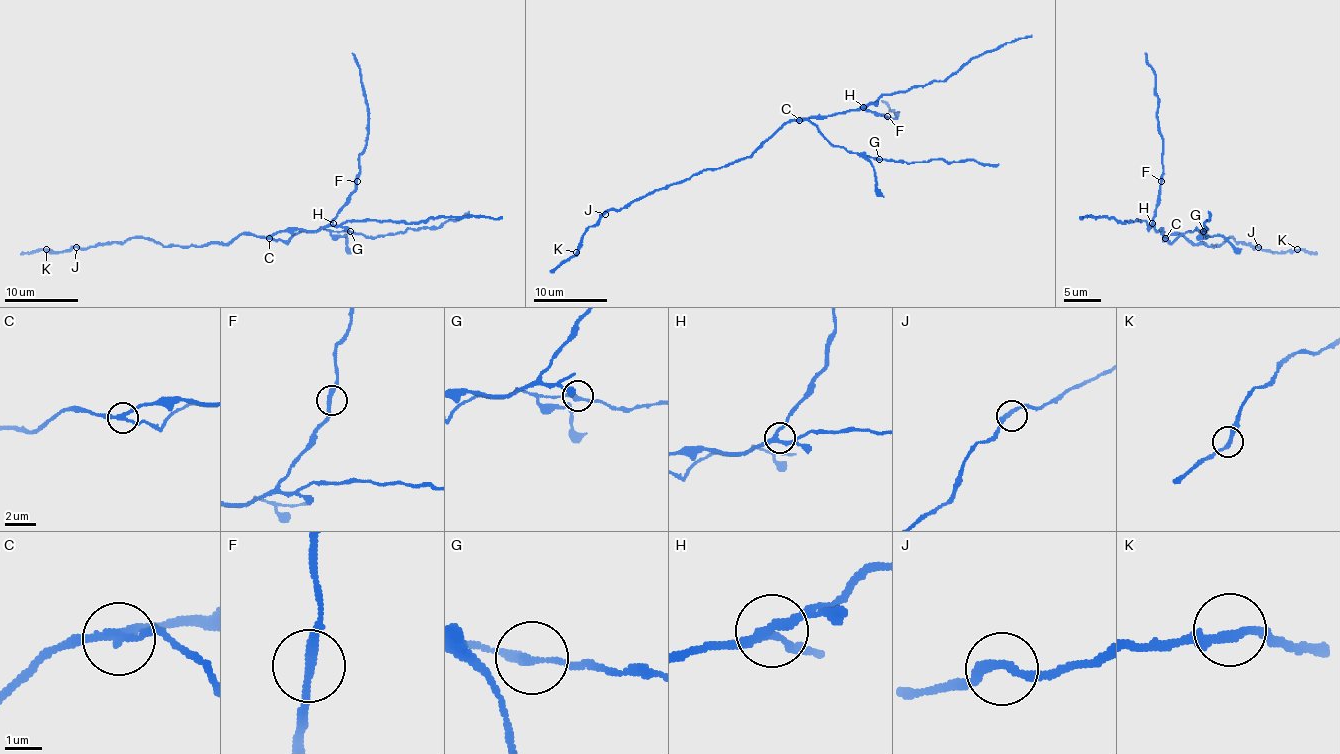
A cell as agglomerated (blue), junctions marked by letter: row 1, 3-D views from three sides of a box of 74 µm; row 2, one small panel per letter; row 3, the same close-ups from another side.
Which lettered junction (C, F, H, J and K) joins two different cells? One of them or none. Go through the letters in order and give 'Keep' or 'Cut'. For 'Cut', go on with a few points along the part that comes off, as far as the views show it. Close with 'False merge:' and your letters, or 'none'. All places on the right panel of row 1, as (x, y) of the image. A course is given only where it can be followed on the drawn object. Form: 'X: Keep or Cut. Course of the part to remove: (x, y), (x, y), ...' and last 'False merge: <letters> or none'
C: Cut. Course of the part to remove: (1164, 238), (1172, 242), (1196, 229), (1207, 236), (1203, 229), (1207, 227), (1209, 210)
F: Keep
H: Keep
J: Keep
K: Keep
False merge: C

